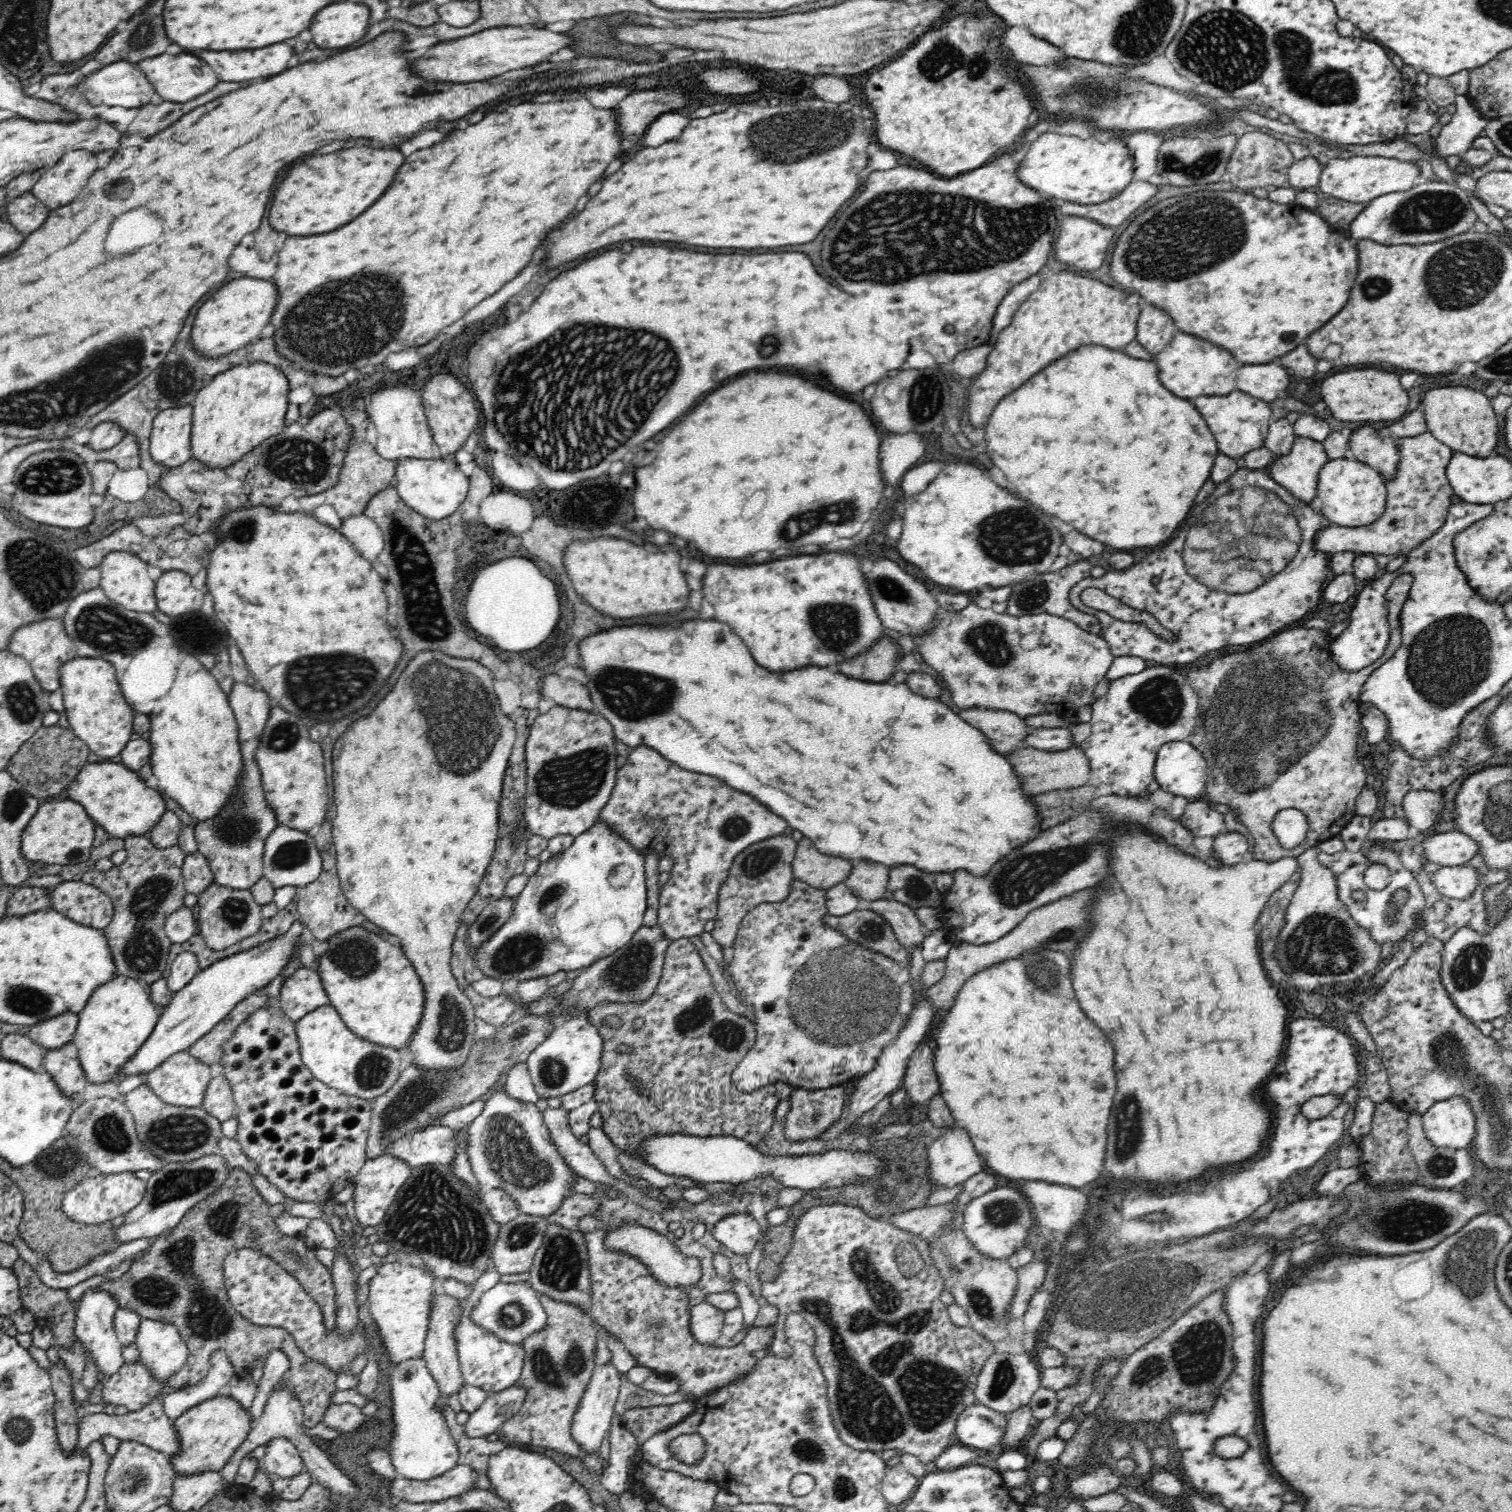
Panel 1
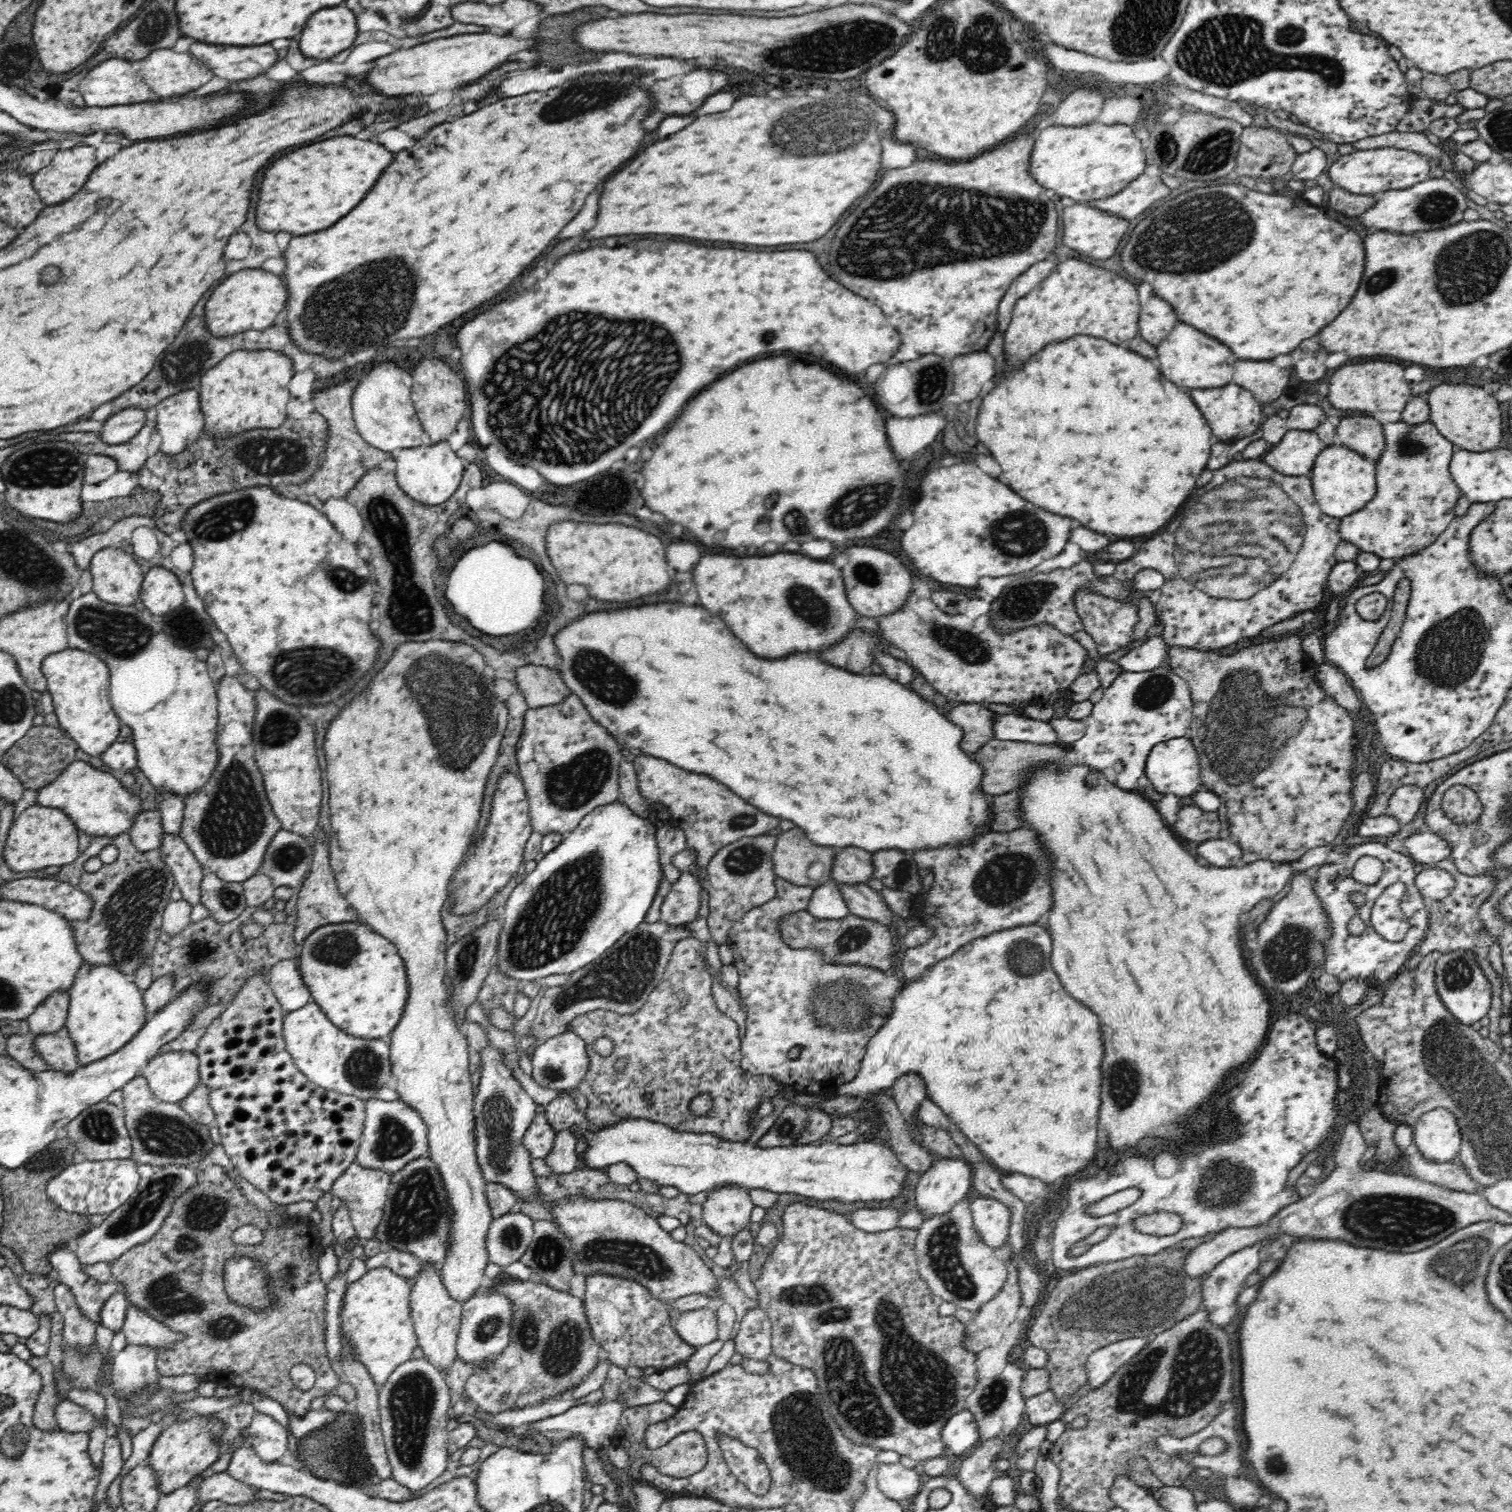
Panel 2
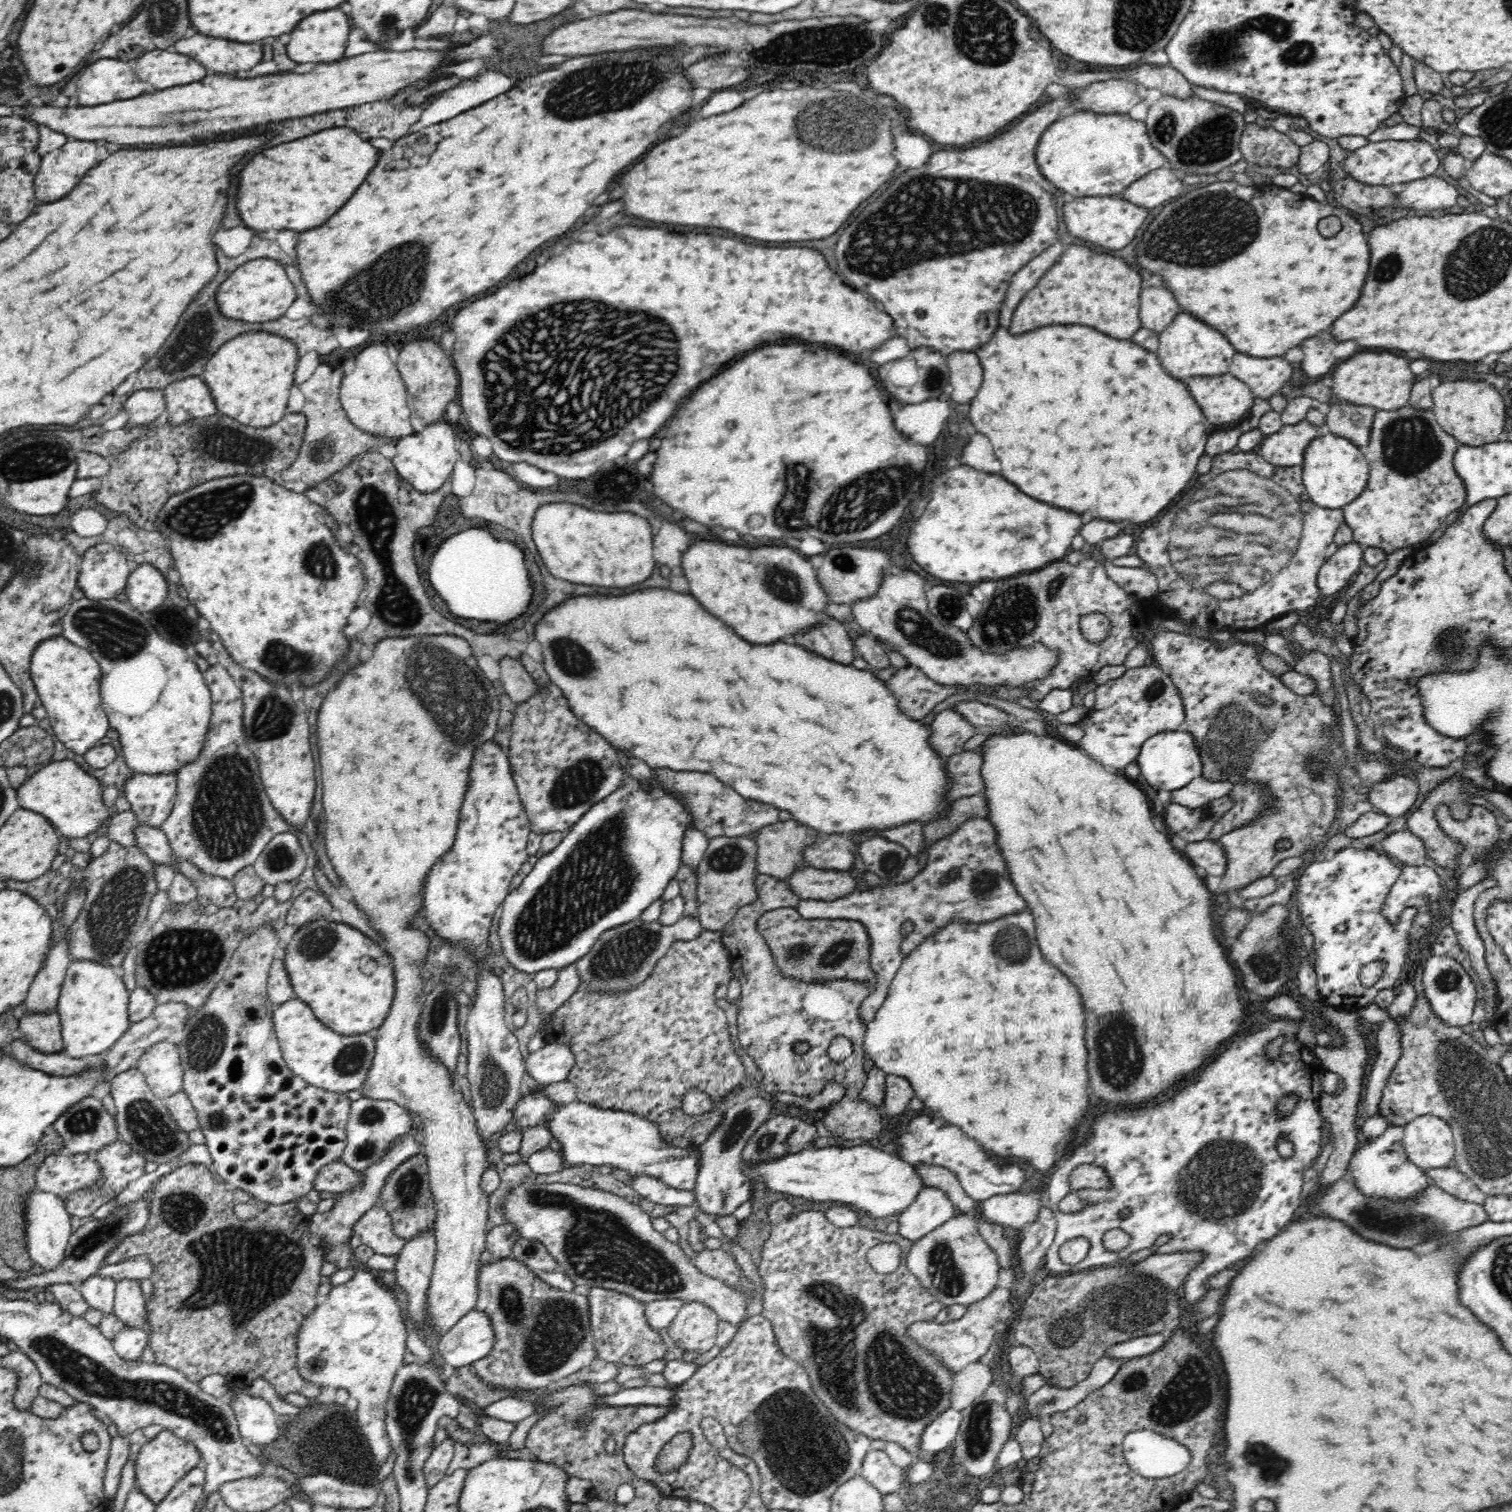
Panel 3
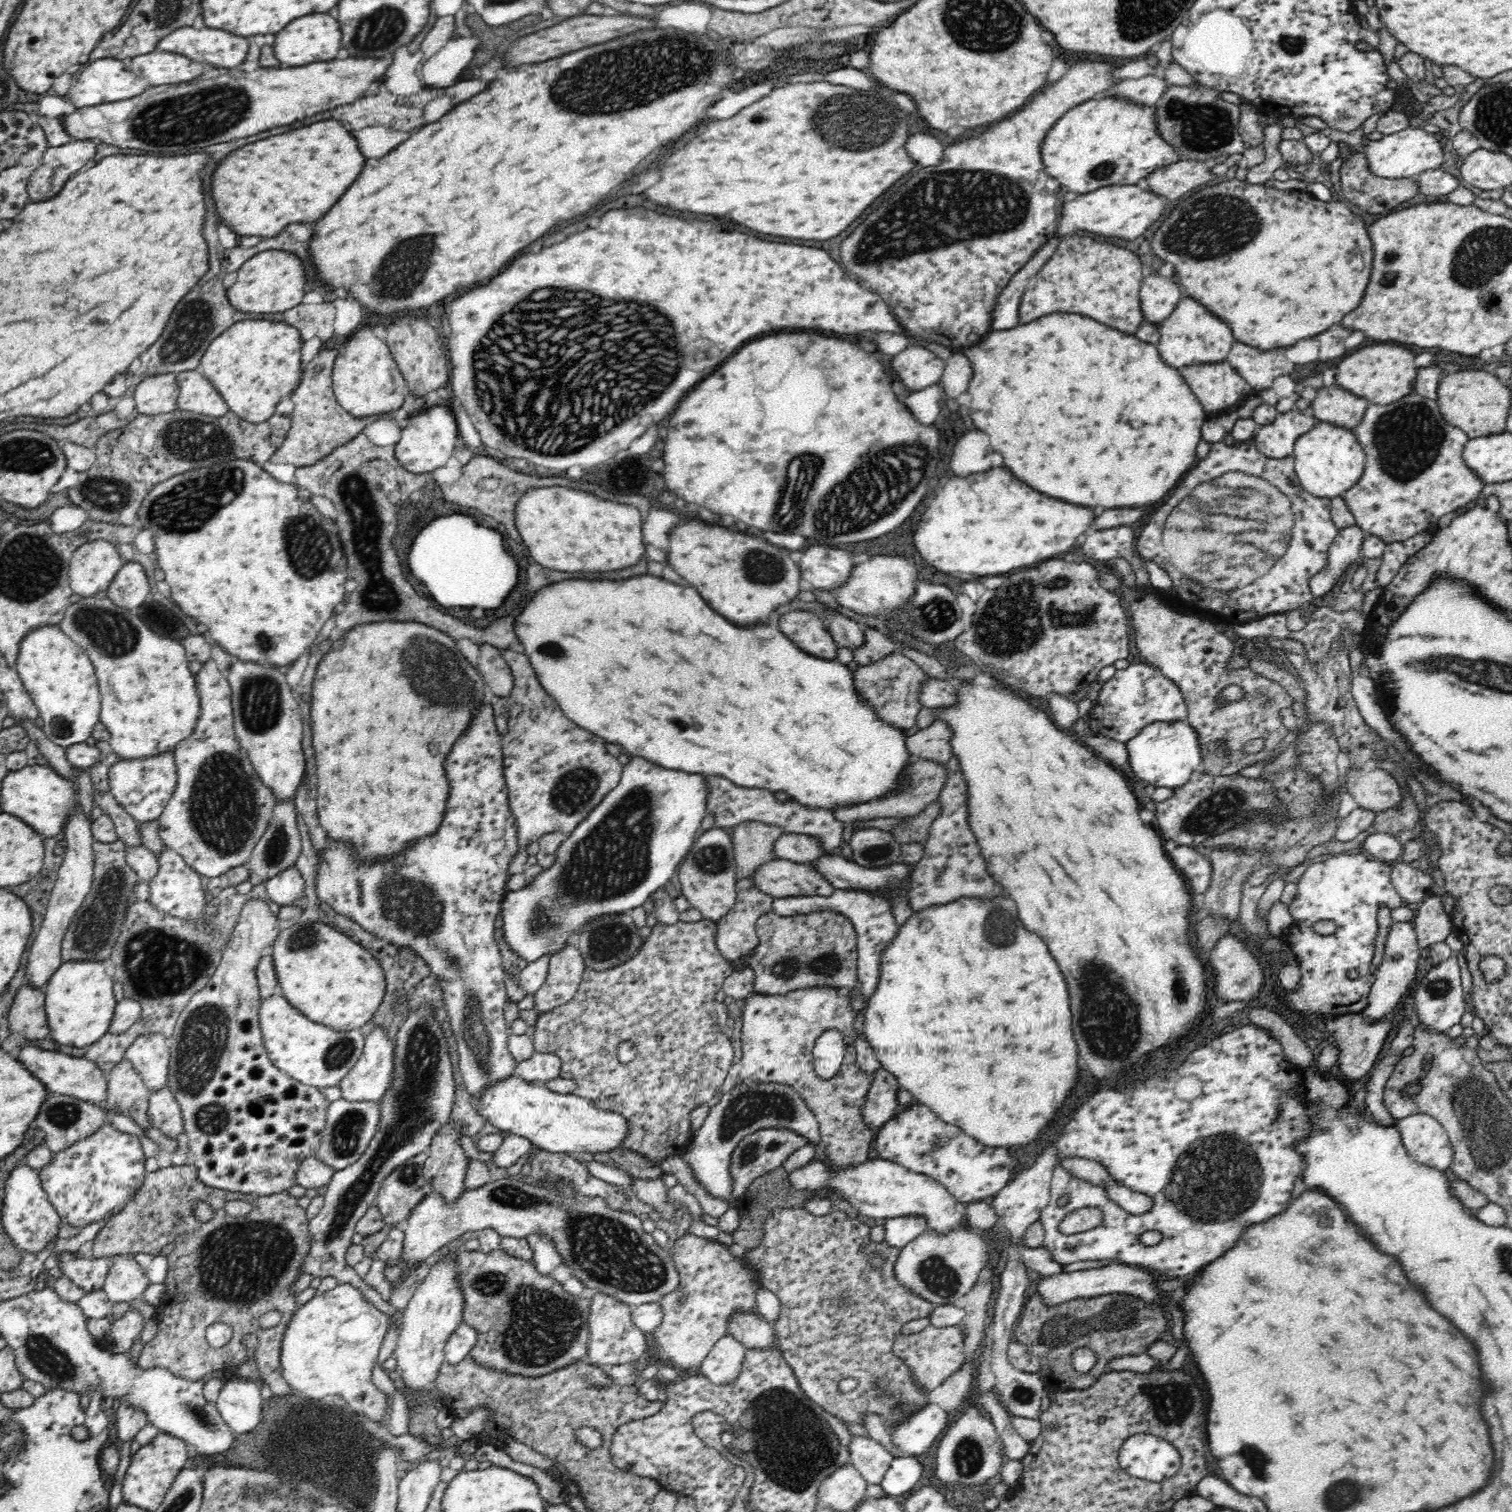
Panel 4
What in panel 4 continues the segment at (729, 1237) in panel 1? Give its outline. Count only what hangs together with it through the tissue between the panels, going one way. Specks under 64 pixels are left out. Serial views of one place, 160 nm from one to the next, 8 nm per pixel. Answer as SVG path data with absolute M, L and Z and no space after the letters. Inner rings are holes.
M732 1080L735 1084L728 1091L719 1091L716 1104L708 1108L704 1122L693 1133L688 1142L682 1159L694 1171L698 1183L710 1192L710 1195L730 1199L732 1178L730 1177L730 1160L732 1152L738 1147L738 1142L745 1136L760 1129L790 1129L806 1138L806 1144L817 1148L821 1141L819 1124L814 1113L808 1108L806 1101L791 1087L791 1084L781 1082L760 1082L759 1080Z

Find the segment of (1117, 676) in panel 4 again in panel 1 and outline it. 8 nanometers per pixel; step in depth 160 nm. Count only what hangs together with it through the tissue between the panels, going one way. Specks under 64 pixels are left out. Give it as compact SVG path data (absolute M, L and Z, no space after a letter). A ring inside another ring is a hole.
M1152 665L1138 674L1122 676L1110 682L1108 692L1096 699L1092 706L1089 720L1092 734L1077 745L1084 751L1090 763L1090 772L1098 776L1098 780L1108 784L1110 794L1135 797L1147 793L1146 786L1154 782L1154 762L1158 750L1168 742L1185 741L1199 725L1199 694L1188 683L1187 676L1179 674L1171 665Z

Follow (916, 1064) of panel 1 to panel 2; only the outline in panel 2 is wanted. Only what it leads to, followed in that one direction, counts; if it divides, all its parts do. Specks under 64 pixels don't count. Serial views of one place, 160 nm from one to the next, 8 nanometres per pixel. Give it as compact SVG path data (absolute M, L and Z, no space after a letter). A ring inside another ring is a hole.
M907 1072L894 1080L889 1089L899 1111L907 1121L917 1112L922 1100L926 1100L926 1085L918 1073Z

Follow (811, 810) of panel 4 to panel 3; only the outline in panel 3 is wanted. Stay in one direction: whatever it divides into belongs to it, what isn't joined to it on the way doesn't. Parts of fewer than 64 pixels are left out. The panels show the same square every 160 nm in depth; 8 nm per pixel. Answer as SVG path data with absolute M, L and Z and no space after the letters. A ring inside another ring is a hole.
M668 768L653 769L657 780L669 790L677 792L686 799L693 818L693 828L701 830L709 839L716 836L738 836L755 832L766 824L778 822L778 813L774 805L744 798L728 784L718 780L713 774L703 772L676 772Z

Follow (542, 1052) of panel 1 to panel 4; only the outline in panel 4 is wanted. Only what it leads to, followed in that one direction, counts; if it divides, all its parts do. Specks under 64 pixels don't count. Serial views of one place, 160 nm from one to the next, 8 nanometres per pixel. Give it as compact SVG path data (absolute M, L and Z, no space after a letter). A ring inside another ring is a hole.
M535 1052L528 1060L516 1065L514 1073L531 1083L552 1080L560 1074L561 1060L554 1053Z

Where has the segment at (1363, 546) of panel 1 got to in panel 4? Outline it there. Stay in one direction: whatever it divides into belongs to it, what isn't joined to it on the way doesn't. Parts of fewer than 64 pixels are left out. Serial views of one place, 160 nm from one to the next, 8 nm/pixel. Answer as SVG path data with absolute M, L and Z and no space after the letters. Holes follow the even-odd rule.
M1410 394L1394 404L1370 402L1353 431L1365 450L1366 462L1360 480L1341 496L1355 516L1355 524L1366 534L1379 536L1386 543L1408 540L1422 530L1436 527L1444 514L1456 511L1461 506L1473 506L1485 496L1485 482L1463 459L1469 436L1461 428L1444 420L1436 400Z

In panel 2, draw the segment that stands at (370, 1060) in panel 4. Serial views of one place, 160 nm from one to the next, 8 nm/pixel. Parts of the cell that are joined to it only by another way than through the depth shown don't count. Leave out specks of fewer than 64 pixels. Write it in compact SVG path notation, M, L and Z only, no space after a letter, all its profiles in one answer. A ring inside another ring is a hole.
M430 640L430 642L406 642L396 648L392 658L386 662L386 666L374 674L370 684L366 686L364 692L360 692L354 700L350 700L348 706L340 710L340 714L332 720L332 724L326 730L324 736L324 752L326 752L326 776L328 776L328 790L330 790L330 822L331 834L326 843L329 849L329 861L335 874L339 891L346 897L347 902L355 908L357 914L364 917L366 924L371 926L371 930L387 938L394 944L398 955L404 961L406 969L406 979L408 979L408 998L404 1004L404 1012L400 1022L392 1028L386 1040L390 1045L390 1077L393 1082L393 1088L398 1095L398 1100L404 1102L410 1108L420 1114L420 1119L426 1124L428 1129L428 1147L429 1159L437 1167L440 1179L442 1180L445 1191L447 1192L447 1204L451 1208L451 1222L449 1223L449 1239L446 1244L446 1258L439 1266L439 1272L442 1283L449 1293L451 1300L456 1300L463 1305L478 1295L476 1293L484 1282L485 1268L489 1263L489 1254L486 1248L486 1238L490 1224L494 1220L492 1208L489 1207L488 1198L485 1194L485 1185L482 1169L478 1165L478 1154L476 1154L477 1138L475 1135L475 1116L473 1115L474 1090L472 1090L472 1080L470 1080L470 1064L468 1063L468 1052L466 1048L466 1038L464 1029L458 1029L454 1023L454 1013L452 1007L446 1002L448 991L444 989L445 982L442 980L446 972L446 951L447 938L444 925L442 925L442 908L446 904L448 896L448 882L452 876L452 870L458 866L462 860L466 846L470 844L472 836L478 832L478 818L480 818L480 809L482 798L484 798L484 788L486 788L486 778L490 768L496 762L496 752L501 747L501 741L508 724L509 711L504 701L496 698L493 691L494 674L488 667L484 657L473 646L462 644L462 642L452 642L443 640Z

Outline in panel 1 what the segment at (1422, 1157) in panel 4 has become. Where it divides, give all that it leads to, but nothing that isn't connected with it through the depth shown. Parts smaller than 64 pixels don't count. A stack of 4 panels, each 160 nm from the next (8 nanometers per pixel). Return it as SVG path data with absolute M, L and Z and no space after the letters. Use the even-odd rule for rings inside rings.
M1450 1097L1432 1105L1421 1117L1428 1143L1447 1150L1469 1149L1476 1119L1464 1097Z

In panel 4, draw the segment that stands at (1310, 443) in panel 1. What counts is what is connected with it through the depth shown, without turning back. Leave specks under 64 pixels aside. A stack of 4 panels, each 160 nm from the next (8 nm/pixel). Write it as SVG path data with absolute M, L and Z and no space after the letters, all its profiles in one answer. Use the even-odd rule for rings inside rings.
M1295 408L1288 412L1277 412L1272 422L1258 425L1252 442L1266 456L1292 456L1294 440L1306 434L1314 424L1314 416L1308 416Z

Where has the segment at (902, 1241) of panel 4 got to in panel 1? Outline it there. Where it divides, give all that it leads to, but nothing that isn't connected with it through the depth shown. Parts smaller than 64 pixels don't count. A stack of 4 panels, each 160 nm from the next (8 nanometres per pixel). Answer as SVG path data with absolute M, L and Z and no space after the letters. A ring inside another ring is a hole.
M958 1126L943 1131L943 1135L930 1145L928 1165L931 1184L935 1186L936 1190L963 1186L966 1180L970 1180L972 1176L976 1176L976 1174L980 1174L984 1170L983 1159L974 1150L968 1134L964 1130L960 1130Z

